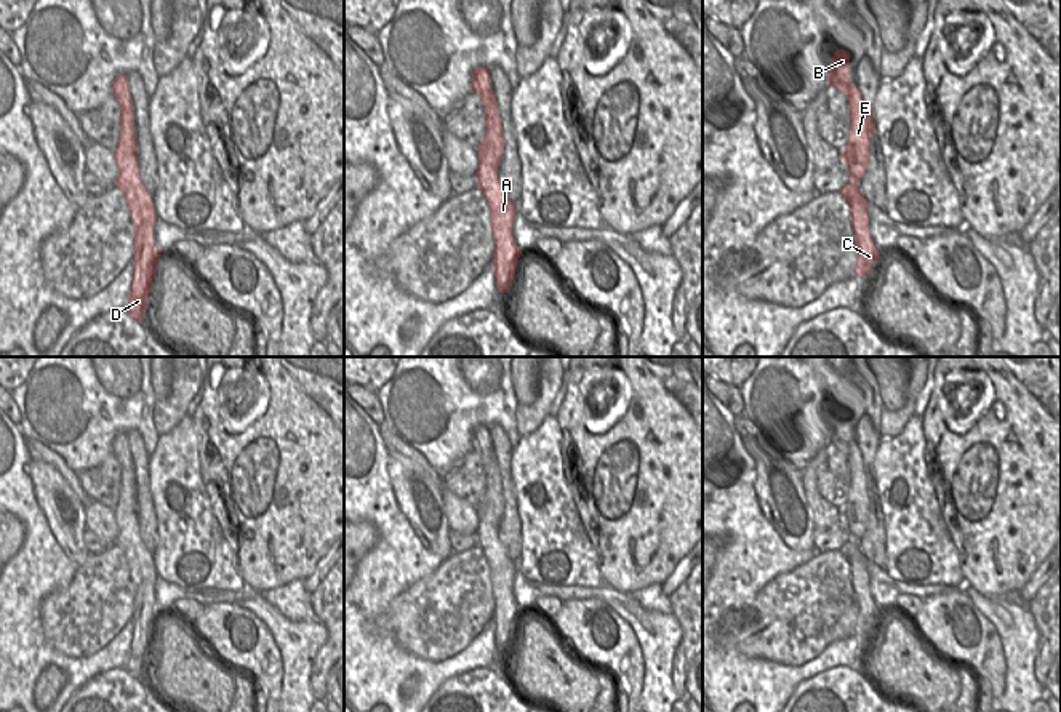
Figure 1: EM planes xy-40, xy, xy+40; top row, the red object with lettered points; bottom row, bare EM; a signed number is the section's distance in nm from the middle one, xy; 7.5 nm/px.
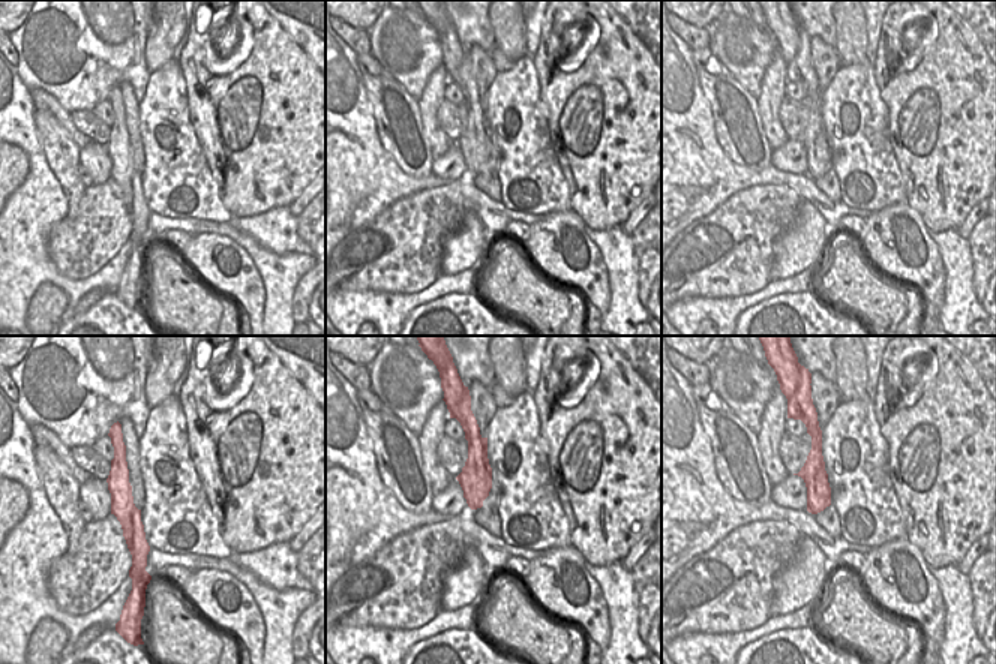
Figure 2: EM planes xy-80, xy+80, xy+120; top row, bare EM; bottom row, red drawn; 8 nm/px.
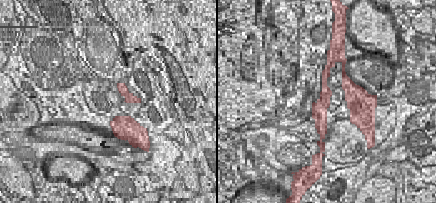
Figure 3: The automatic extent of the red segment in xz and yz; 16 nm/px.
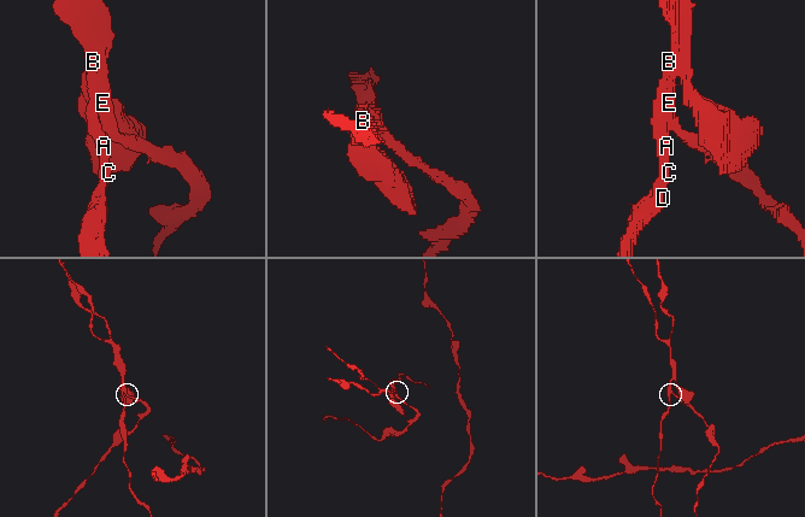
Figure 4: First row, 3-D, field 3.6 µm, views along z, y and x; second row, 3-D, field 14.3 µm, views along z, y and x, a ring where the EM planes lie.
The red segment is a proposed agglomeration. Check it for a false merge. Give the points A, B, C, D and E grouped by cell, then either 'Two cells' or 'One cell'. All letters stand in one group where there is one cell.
Groups: A B C D / E. Two cells.

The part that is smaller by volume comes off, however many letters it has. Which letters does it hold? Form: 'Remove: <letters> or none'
Remove: A, B, C, D

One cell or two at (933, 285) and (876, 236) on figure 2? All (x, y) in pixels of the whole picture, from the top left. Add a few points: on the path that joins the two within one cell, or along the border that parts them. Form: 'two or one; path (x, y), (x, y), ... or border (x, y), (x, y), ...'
one; path (920, 270), (906, 267), (888, 249)

